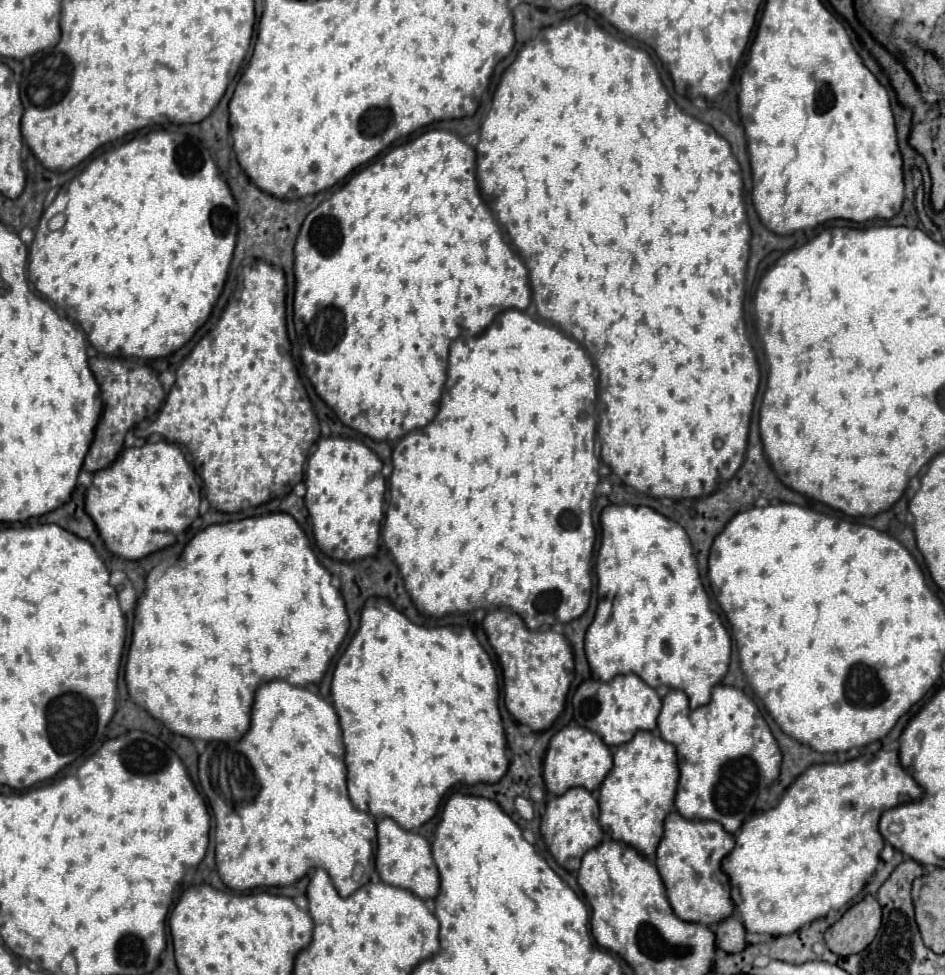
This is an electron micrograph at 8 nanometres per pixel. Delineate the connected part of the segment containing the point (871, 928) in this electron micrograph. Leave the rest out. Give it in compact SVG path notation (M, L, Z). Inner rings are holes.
M866 895L852 905L832 927L828 927L824 941L836 955L854 955L864 951L880 929L882 911L876 897Z

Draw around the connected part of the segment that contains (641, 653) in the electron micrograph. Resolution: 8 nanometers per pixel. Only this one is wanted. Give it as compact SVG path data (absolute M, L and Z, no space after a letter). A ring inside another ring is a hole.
M606 505L600 513L604 539L596 559L598 609L585 634L586 659L596 679L610 681L620 673L636 673L650 687L668 685L680 689L690 699L690 709L706 705L712 687L722 681L730 661L730 635L720 615L708 605L696 557L686 531L672 519L650 507Z

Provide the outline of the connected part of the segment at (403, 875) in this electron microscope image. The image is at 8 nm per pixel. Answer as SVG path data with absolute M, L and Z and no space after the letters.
M384 817L376 825L378 831L378 851L376 851L376 871L380 879L388 885L396 885L402 889L410 889L422 899L436 897L440 887L440 877L436 873L436 865L432 861L430 843L416 831L406 831L396 821Z

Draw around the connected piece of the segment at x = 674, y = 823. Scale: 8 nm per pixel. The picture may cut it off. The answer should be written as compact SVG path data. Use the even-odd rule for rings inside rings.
M676 811L668 813L664 835L656 849L656 867L666 885L668 901L682 921L712 927L732 915L728 877L720 869L722 857L732 851L732 841L732 835L716 821L688 821Z

